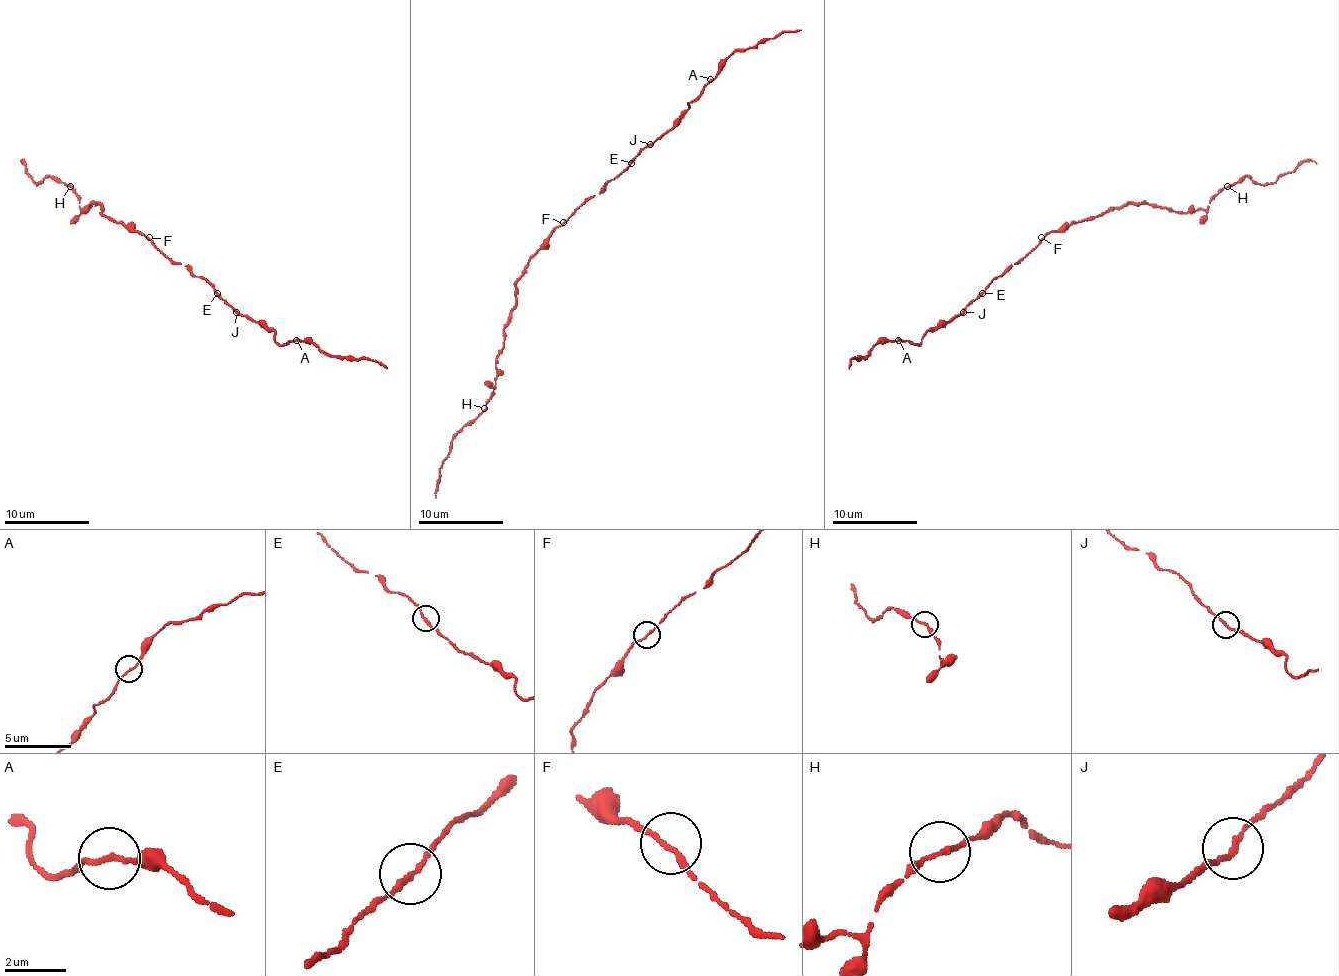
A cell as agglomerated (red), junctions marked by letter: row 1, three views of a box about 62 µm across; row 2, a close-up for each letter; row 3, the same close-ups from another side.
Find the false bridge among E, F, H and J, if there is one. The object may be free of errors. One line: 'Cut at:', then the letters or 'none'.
Cut at: none

